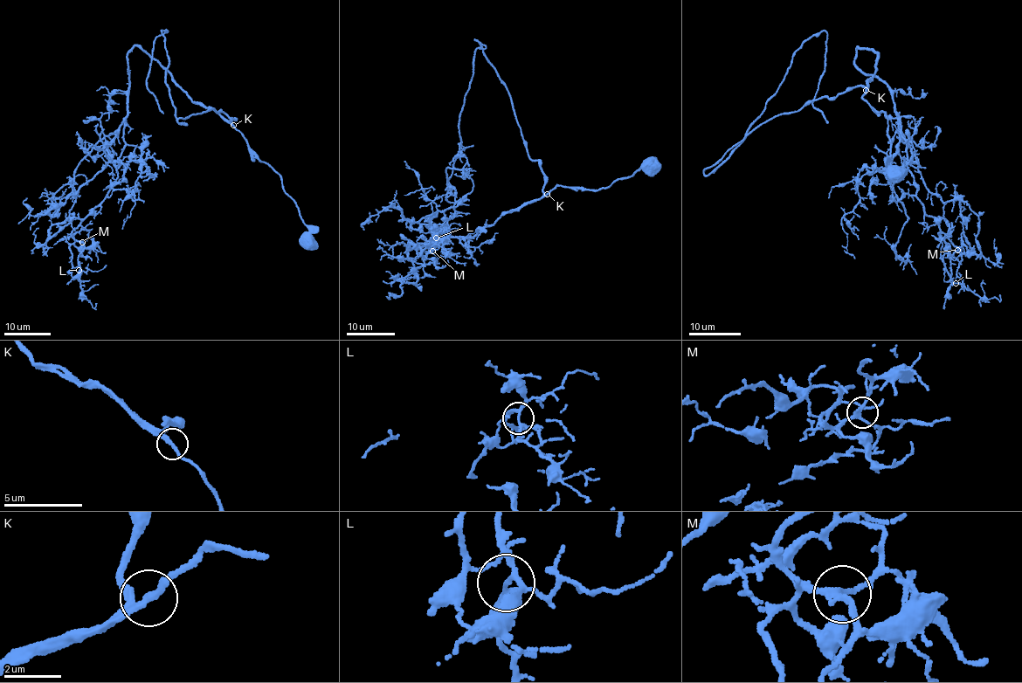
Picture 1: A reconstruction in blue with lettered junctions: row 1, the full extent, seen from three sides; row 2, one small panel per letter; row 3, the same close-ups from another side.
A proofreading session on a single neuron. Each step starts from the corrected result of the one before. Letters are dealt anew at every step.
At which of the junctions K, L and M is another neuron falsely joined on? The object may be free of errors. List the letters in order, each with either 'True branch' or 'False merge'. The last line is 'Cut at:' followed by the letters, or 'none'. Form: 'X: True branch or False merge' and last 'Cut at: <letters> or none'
K: True branch
L: True branch
M: True branch
Cut at: none

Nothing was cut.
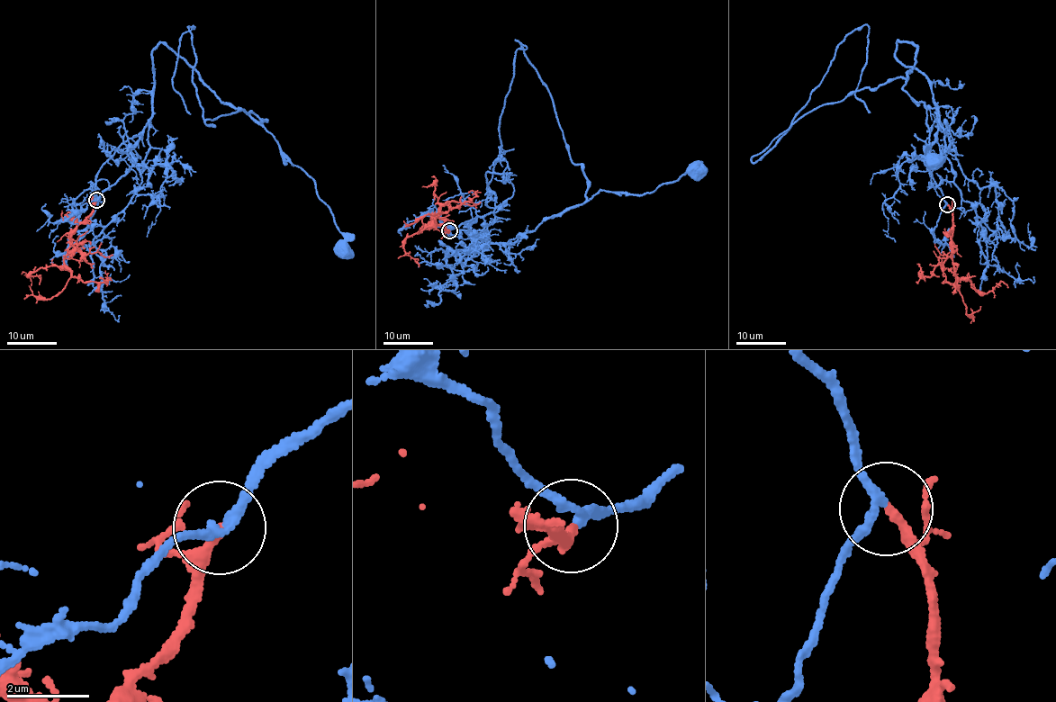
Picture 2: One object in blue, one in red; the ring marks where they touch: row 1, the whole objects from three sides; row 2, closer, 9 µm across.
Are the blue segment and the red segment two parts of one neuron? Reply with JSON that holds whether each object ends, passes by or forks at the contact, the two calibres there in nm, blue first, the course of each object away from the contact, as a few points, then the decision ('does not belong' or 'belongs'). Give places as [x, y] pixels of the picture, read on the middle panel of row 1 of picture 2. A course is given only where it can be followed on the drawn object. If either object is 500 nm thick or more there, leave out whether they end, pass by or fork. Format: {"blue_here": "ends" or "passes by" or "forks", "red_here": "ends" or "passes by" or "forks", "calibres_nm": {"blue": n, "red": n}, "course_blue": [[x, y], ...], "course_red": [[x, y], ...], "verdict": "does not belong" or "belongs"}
{"blue_here": "passes by", "red_here": "passes by", "calibres_nm": {"blue": 200, "red": 170}, "course_blue": [[449, 230], [473, 219], [478, 253], [465, 231], [515, 241], [600, 189], [651, 192], [693, 169]], "course_red": [[449, 230], [436, 221], [432, 223], [435, 219], [431, 217], [433, 220], [406, 238], [404, 250], [419, 265]], "verdict": "belongs"}

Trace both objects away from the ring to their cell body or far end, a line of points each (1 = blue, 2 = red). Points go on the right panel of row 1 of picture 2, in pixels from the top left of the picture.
1: (947, 204), (926, 165), (932, 84), (898, 60), (898, 40), (917, 49), (902, 90), (925, 108), (934, 160)
2: (947, 204), (952, 218), (949, 244), (956, 275), (970, 281), (977, 292), (988, 292), (1001, 282), (1007, 288)

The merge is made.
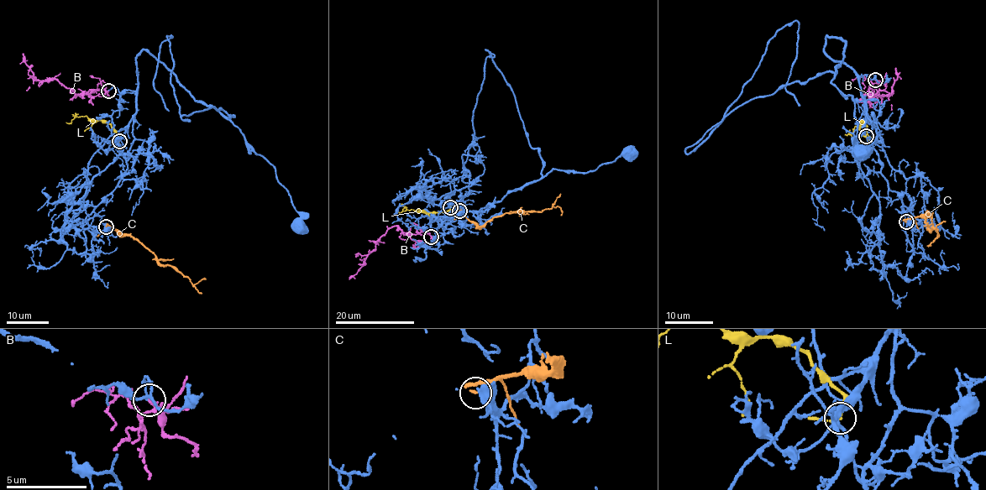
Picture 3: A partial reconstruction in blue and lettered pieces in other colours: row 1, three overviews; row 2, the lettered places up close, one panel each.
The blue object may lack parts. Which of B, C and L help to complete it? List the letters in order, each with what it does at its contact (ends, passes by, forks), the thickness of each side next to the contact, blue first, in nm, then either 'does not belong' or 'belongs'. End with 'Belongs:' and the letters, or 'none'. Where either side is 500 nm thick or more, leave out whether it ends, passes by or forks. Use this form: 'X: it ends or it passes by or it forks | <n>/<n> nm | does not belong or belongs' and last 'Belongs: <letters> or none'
B: it passes by | 100/190 nm | does not belong
C: it ends | 360/140 nm | does not belong
L: it passes by | 190/110 nm | does not belong
Belongs: none

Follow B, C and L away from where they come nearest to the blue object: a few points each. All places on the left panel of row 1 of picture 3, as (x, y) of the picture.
B: (108, 91), (91, 97), (74, 93), (55, 79), (43, 81), (33, 77), (23, 54)
C: (106, 226), (139, 241), (161, 264), (175, 267), (194, 284), (204, 278)
L: (118, 141), (119, 136), (109, 124), (100, 120), (88, 120), (84, 116), (66, 122)

